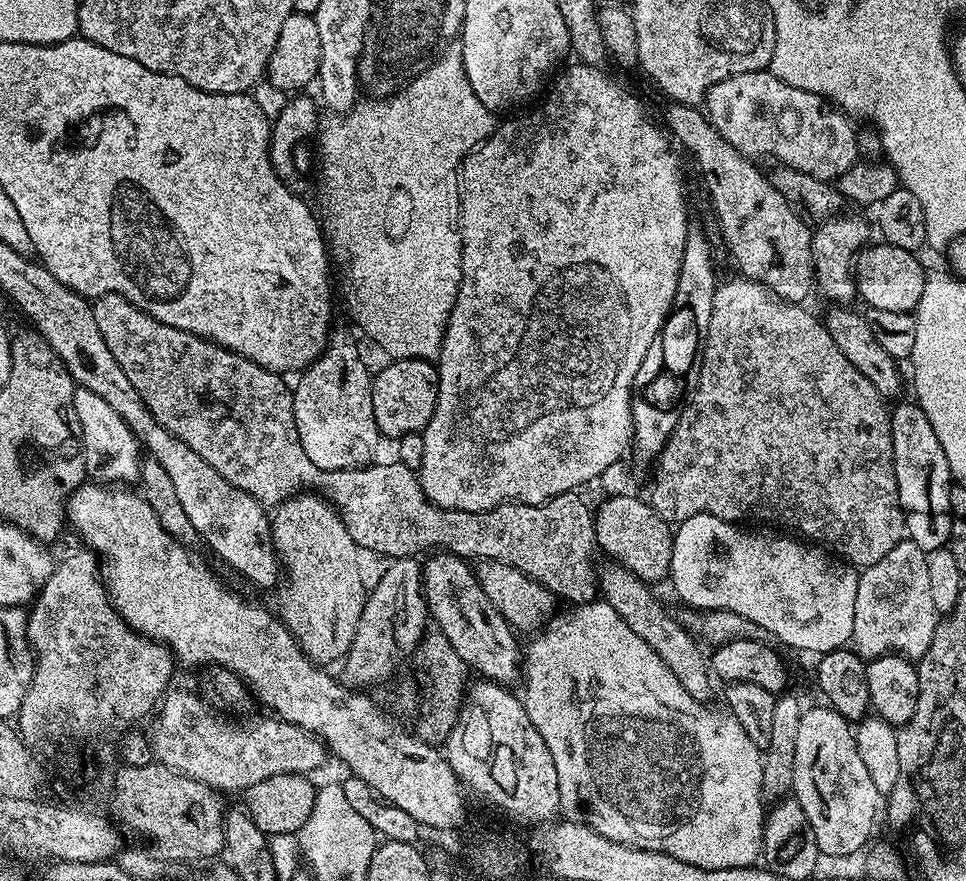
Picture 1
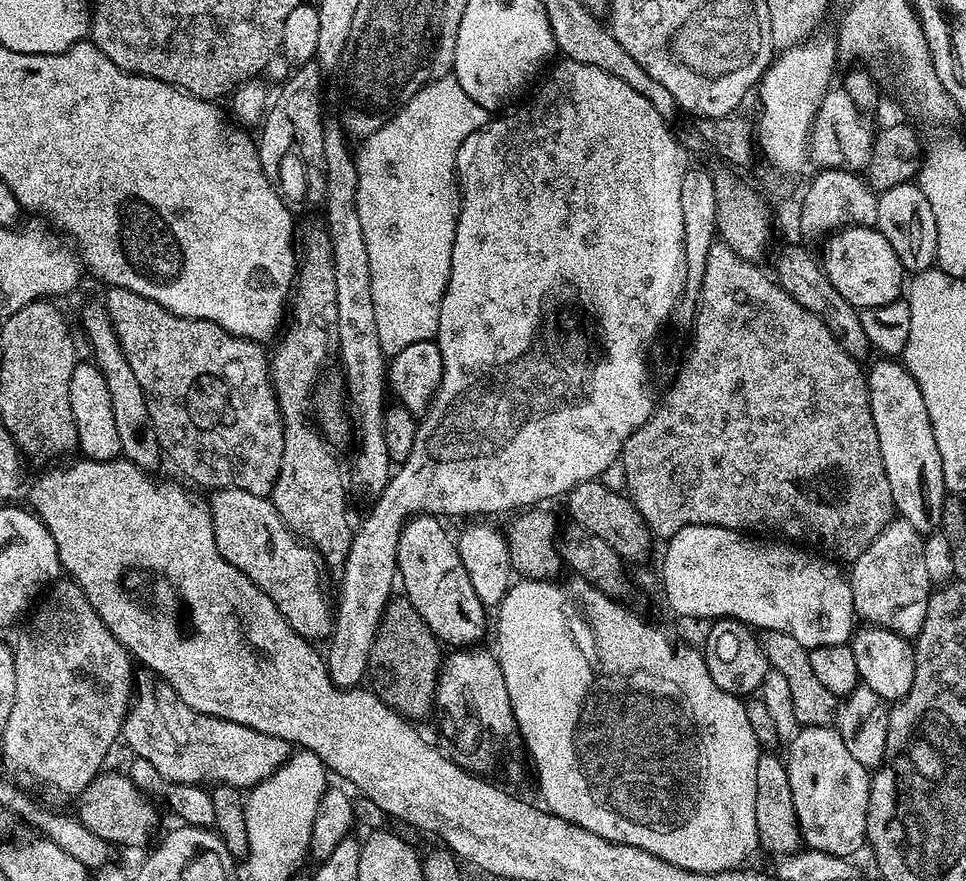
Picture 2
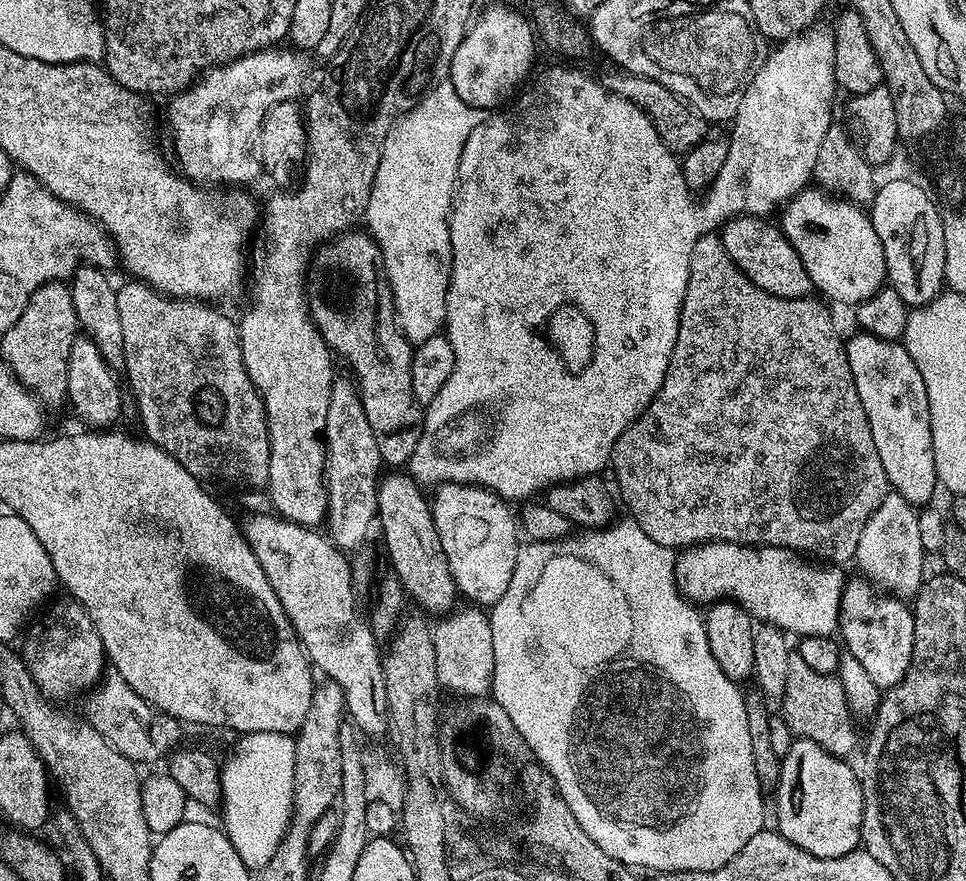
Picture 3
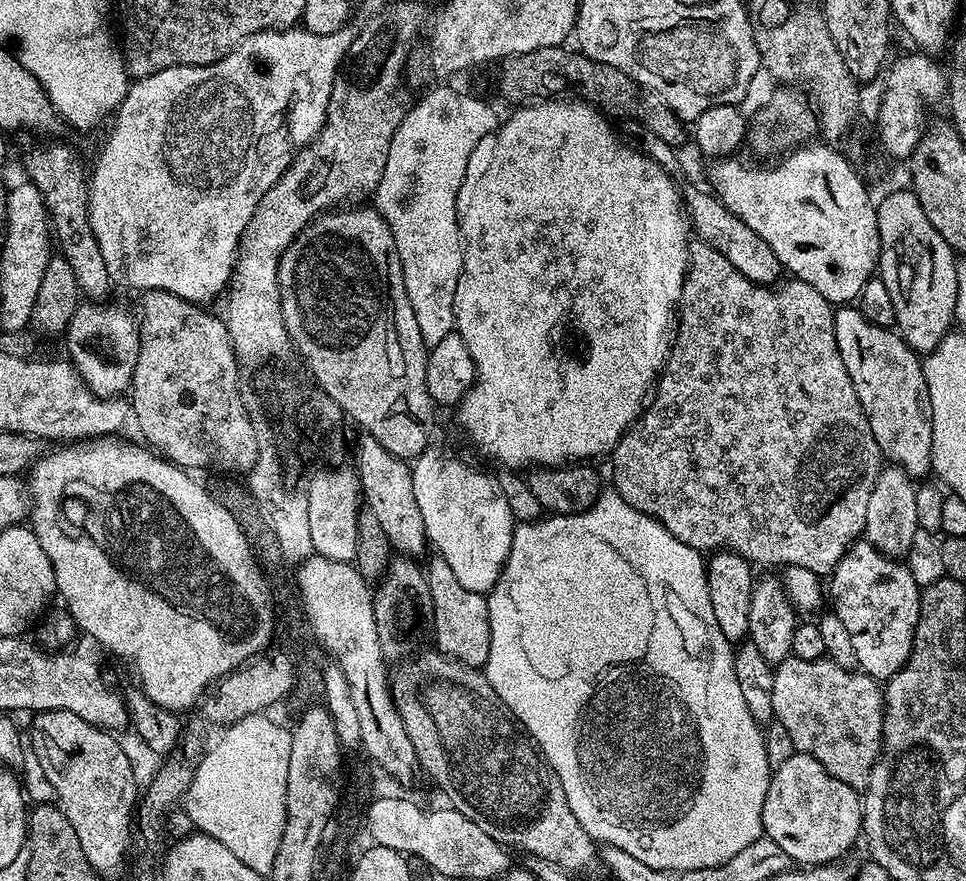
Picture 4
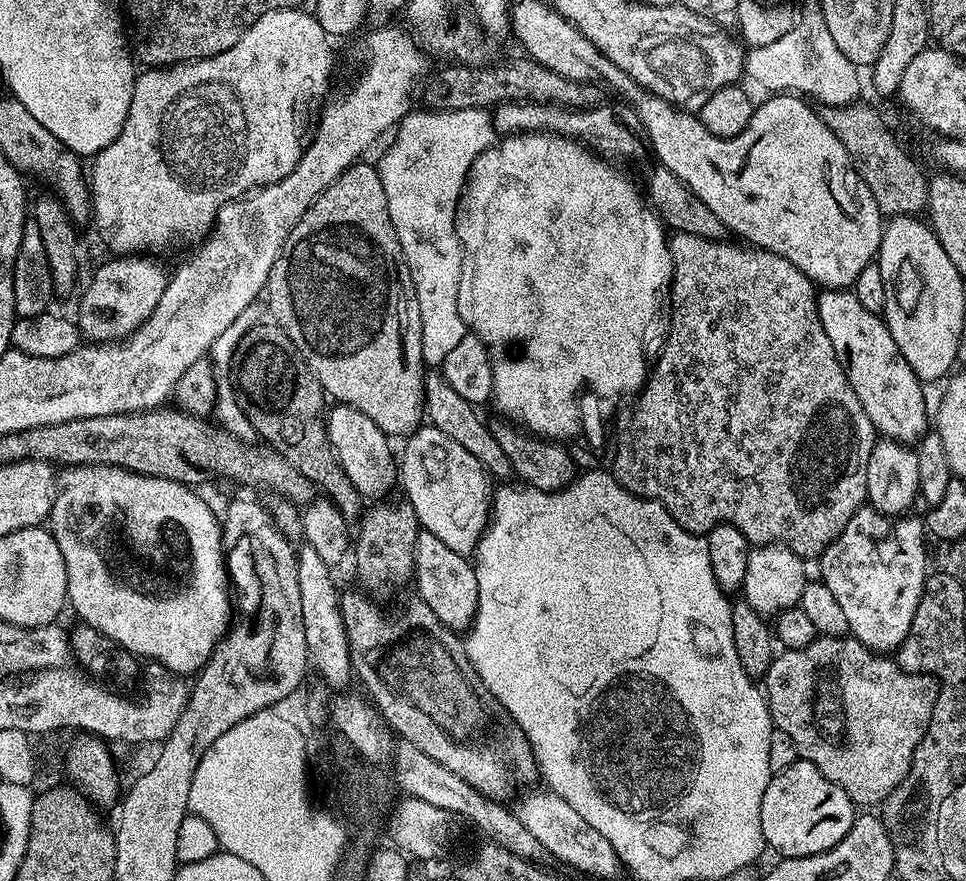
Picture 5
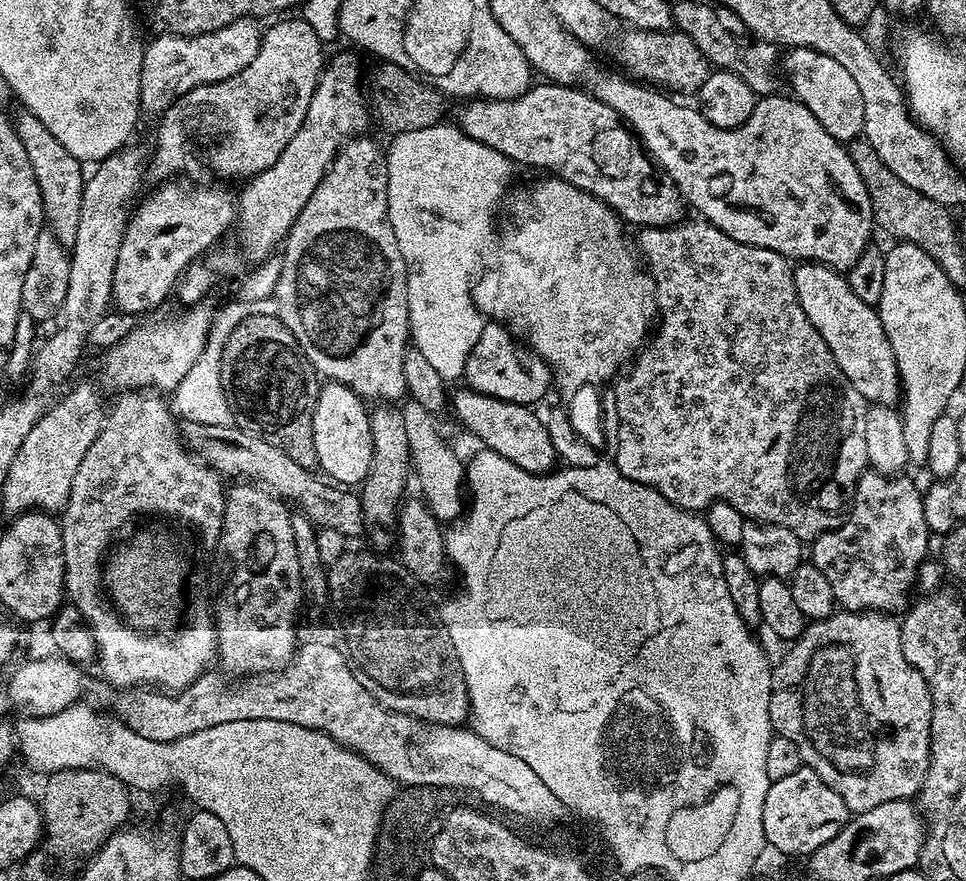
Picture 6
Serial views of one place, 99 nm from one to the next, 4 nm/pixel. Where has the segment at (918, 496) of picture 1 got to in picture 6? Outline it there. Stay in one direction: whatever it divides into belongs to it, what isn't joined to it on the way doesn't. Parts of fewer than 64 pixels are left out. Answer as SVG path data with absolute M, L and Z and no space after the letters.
M800 262L795 265L792 277L794 286L798 290L798 302L802 310L806 310L806 318L814 322L818 334L826 338L826 346L830 346L830 354L834 354L834 362L850 378L850 386L862 394L862 398L872 404L895 405L902 396L900 371L898 362L894 358L894 350L890 346L890 338L886 338L886 330L880 321L880 313L873 305L861 302L850 290L847 279L834 268L827 268L824 264Z

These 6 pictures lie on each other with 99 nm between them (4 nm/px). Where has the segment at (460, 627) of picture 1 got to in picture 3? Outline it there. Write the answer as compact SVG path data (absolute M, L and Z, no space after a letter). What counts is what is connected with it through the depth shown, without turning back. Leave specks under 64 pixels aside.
M396 470L388 475L379 481L376 514L378 528L380 526L380 532L384 535L384 548L392 559L391 571L402 582L405 593L411 599L413 596L425 608L425 613L447 613L457 603L455 600L458 599L458 591L450 563L442 550L441 539L438 538L429 497L424 497L420 493L423 491L417 487L412 477L403 471Z

